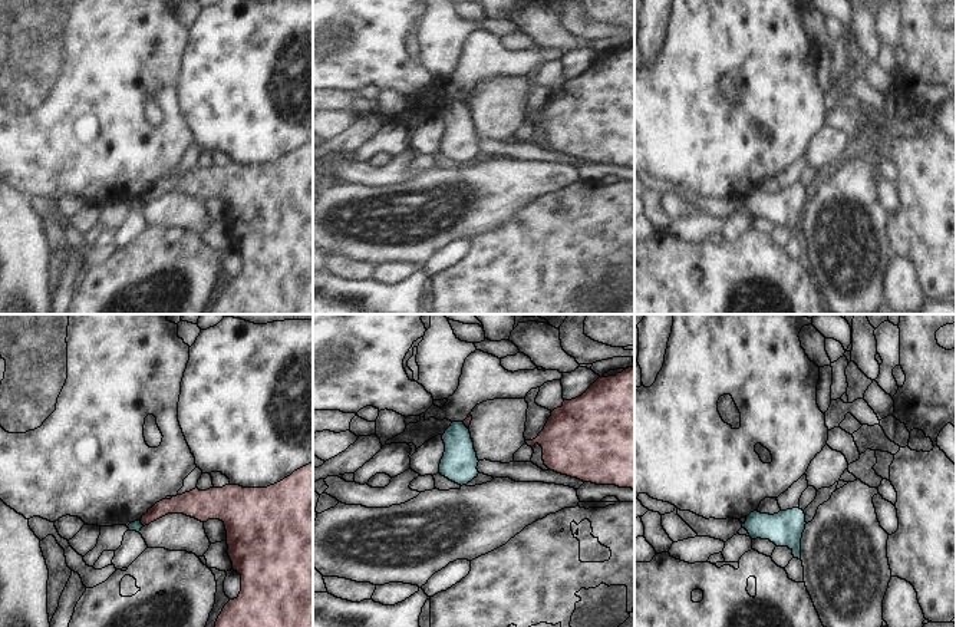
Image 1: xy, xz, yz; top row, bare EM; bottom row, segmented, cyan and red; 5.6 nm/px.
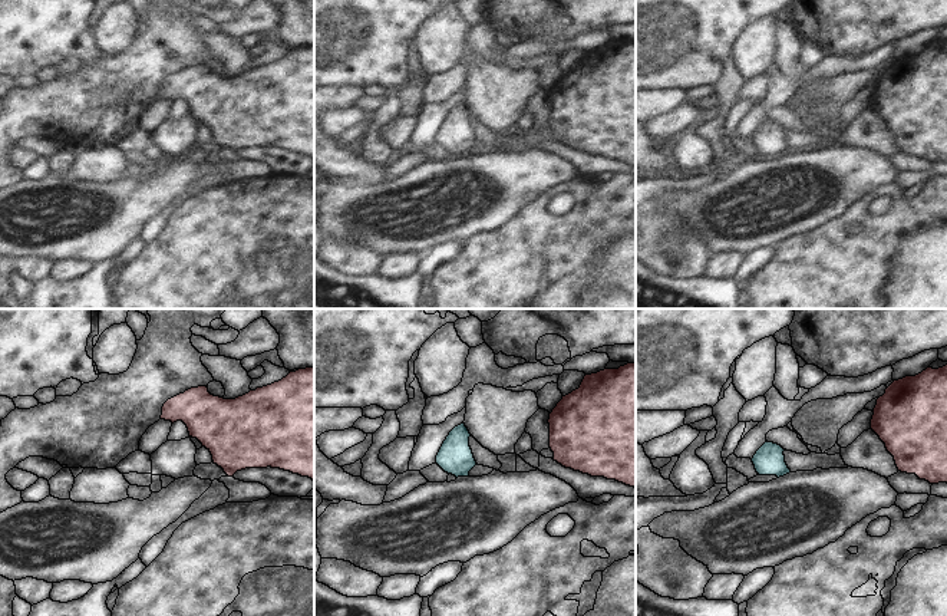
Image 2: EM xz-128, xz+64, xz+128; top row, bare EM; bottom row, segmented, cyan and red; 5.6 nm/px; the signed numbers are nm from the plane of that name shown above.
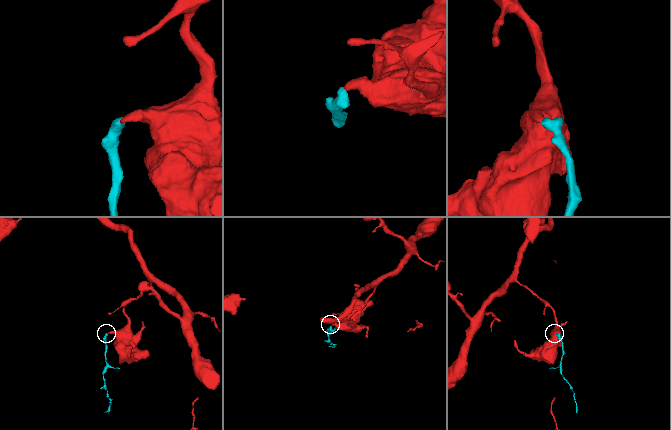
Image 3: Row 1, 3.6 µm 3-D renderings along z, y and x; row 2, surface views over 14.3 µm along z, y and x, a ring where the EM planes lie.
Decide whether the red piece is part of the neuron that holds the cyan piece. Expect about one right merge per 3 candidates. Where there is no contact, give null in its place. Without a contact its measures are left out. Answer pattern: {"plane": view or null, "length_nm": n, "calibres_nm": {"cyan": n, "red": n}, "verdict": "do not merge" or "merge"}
{"plane": "yz", "length_nm": 50, "calibres_nm": {"cyan": 200, "red": 30}, "verdict": "do not merge"}

